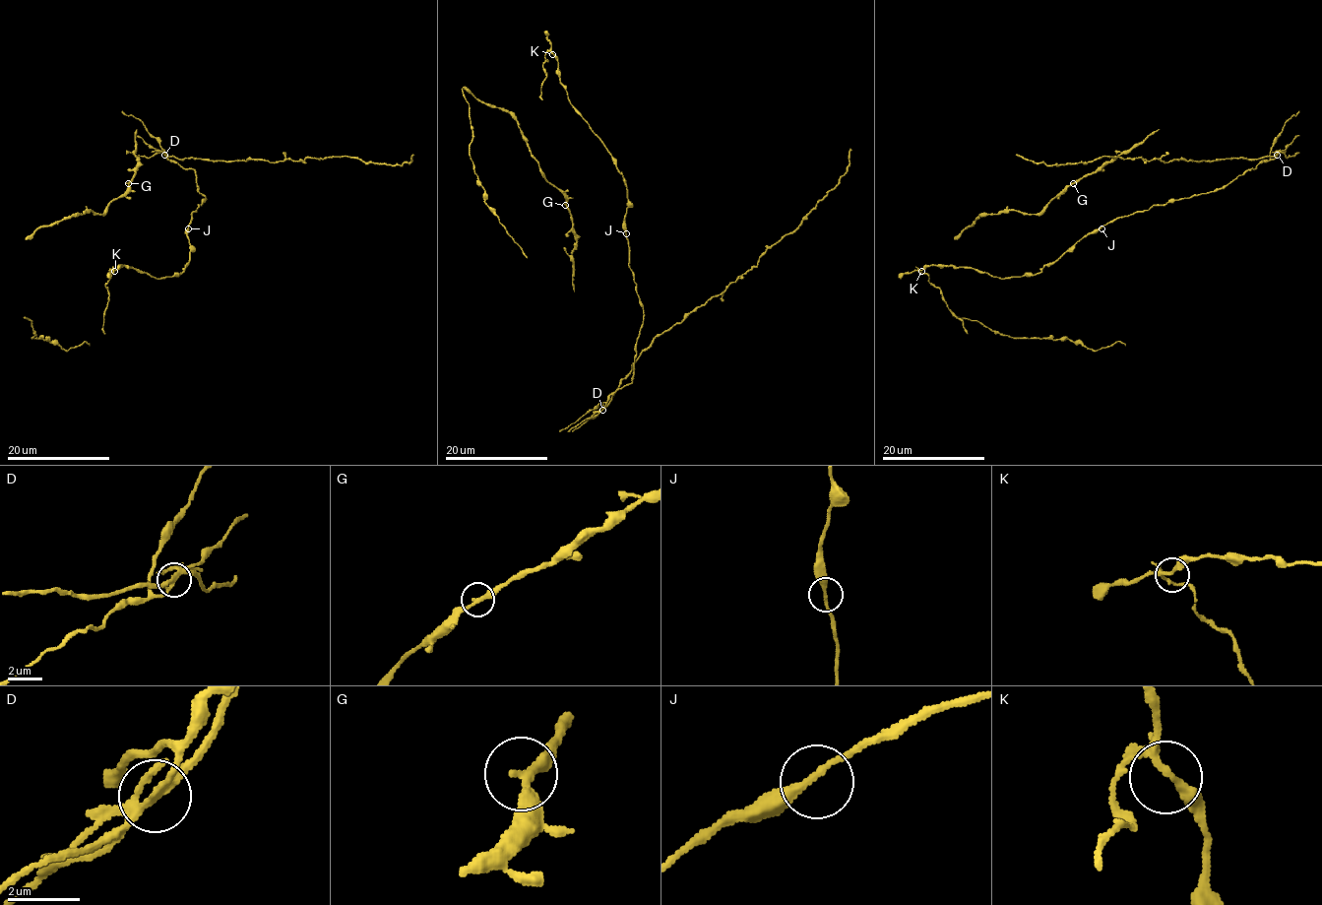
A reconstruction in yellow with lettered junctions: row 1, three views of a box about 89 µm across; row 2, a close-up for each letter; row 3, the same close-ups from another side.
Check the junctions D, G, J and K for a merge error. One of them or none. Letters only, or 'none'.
D

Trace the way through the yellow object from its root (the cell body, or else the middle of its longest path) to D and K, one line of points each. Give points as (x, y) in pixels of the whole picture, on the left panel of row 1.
D: (188, 226), (191, 214), (207, 198), (199, 192), (196, 172), (180, 167), (165, 155)
K: (188, 226), (190, 260), (179, 275), (156, 279), (125, 266), (114, 271)

